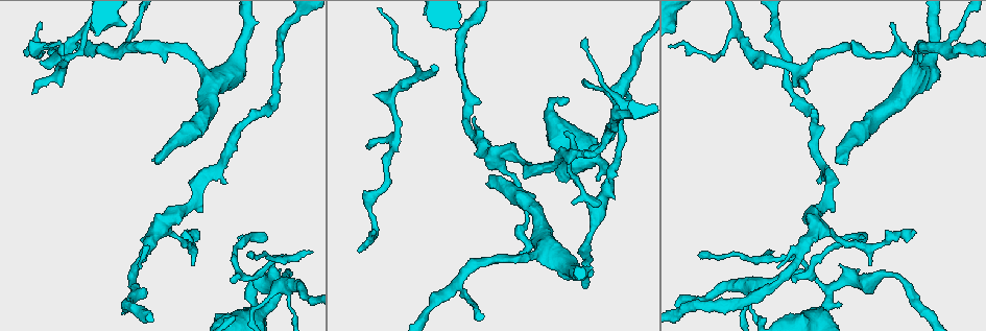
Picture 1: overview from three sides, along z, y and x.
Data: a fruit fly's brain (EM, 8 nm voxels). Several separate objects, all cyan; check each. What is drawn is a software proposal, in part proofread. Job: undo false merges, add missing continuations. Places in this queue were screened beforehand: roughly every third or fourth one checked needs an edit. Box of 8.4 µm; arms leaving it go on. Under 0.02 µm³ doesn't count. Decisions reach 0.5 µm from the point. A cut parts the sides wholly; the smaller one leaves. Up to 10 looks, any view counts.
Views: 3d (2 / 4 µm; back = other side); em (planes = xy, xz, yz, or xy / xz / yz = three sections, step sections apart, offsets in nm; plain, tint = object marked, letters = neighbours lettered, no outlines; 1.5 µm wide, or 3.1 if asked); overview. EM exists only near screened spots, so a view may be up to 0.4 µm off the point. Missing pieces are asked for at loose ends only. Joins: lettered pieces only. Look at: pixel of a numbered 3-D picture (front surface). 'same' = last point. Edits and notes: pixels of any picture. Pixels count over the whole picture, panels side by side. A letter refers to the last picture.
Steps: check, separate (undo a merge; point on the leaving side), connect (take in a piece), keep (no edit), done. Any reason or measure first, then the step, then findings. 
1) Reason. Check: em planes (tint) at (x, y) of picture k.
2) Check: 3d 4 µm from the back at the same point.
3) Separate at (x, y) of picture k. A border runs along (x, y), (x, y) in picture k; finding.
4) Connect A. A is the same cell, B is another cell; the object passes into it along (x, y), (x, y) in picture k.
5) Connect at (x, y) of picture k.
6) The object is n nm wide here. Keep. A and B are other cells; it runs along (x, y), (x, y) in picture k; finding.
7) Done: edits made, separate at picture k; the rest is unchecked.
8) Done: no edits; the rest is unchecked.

Check: 3d 4 µm from the back at (592, 233) of picture 1.

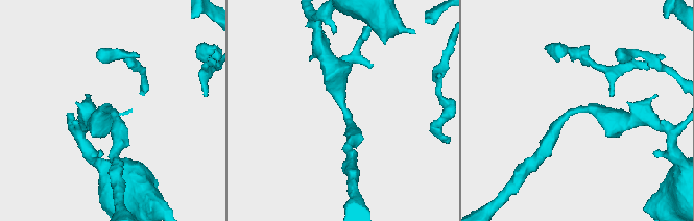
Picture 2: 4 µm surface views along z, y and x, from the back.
Need the tissue. Check: em planes (letters) at (579, 107) of picture 2.

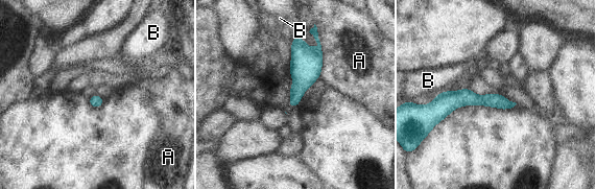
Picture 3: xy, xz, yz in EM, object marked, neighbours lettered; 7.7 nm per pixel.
The longest contact is with A, 380 nm. Keep. A and B are other cells; it runs along (510, 104), (453, 99), (434, 109) in picture 3; all the same cell.

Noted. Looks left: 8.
Long arm stops here. Check: 3d 4 µm at (520, 251) of picture 1.

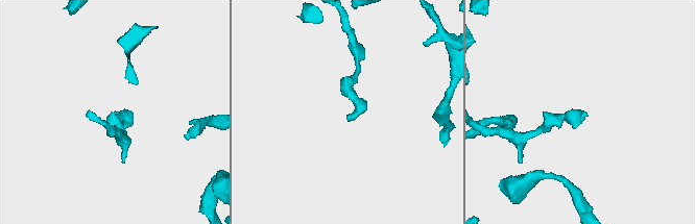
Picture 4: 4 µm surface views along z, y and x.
Check: em xy step 8 (letters) at (348, 117) of picture 4.

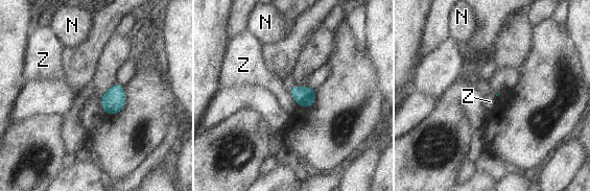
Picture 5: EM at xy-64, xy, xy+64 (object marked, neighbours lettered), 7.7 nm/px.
Keep. N and Z are other cells; a border runs along (288, 92), (298, 104) in picture 5; no lettered piece goes on from it.

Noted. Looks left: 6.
End of a long branch. Check: 3d 2 µm at (160, 160) of picture 1.

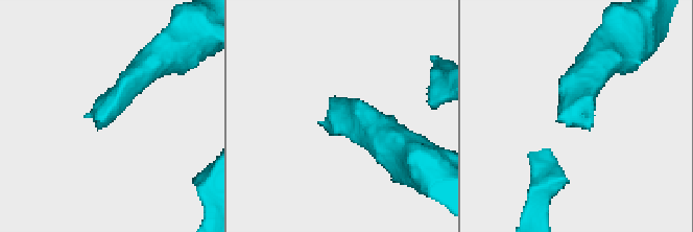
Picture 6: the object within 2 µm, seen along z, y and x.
Check: em planes (letters) at (559, 119) of picture 6.

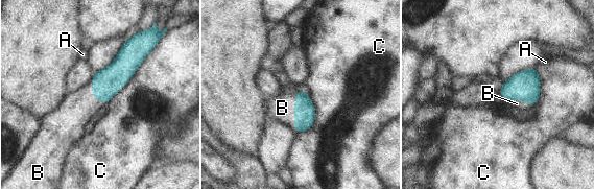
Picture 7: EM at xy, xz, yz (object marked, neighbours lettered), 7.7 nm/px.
Connect B. B is the same cell, A and C are other cells; the object passes into it along (305, 112), (294, 111), (282, 108) in picture 7; the cell continues.

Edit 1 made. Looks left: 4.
Done: edits made, connect at picture 7; the rest is unchecked.

